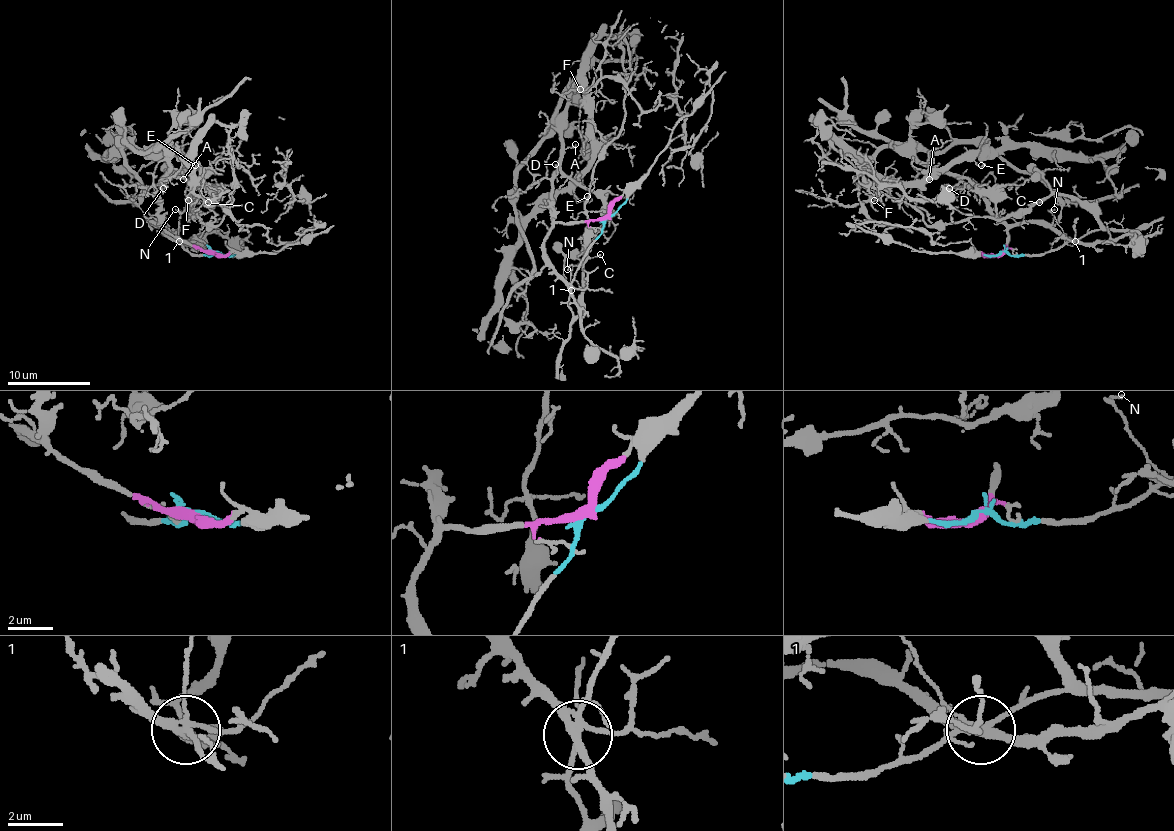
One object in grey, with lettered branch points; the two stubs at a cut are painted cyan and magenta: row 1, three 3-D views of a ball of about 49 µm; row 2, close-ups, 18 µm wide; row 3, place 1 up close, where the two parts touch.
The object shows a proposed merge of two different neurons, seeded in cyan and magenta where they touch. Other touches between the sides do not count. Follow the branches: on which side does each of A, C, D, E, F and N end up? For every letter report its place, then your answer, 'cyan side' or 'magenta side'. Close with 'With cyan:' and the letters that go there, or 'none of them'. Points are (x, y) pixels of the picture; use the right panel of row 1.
A: at (929, 179); magenta side
C: at (1039, 202); cyan side
D: at (949, 188); magenta side
E: at (981, 165); magenta side
F: at (874, 200); magenta side
N: at (1054, 209); cyan side
With cyan: C, N

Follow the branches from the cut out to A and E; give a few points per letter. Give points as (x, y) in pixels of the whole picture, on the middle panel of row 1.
A: (608, 218), (554, 222), (550, 207), (552, 176), (565, 149), (575, 147), (575, 143)
E: (608, 218), (554, 222), (550, 207), (567, 98), (581, 85), (591, 164), (575, 185), (575, 195), (587, 197)

